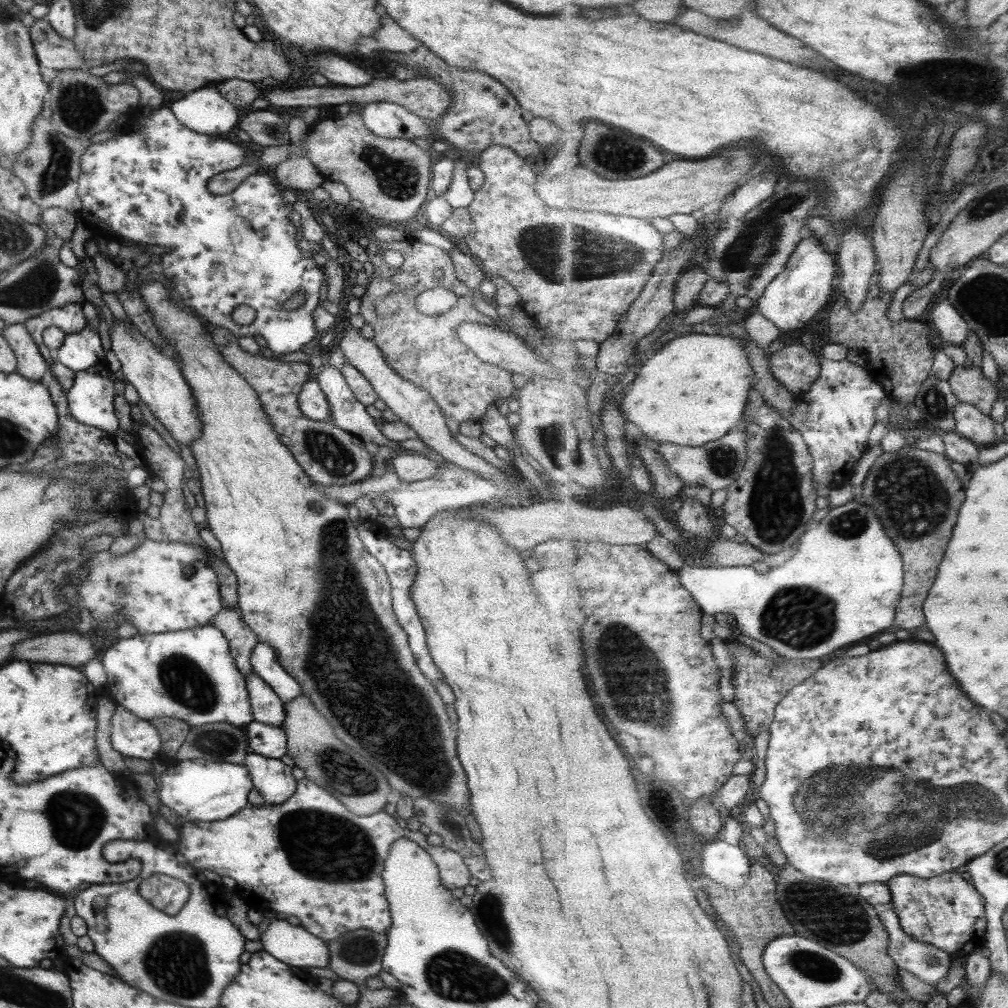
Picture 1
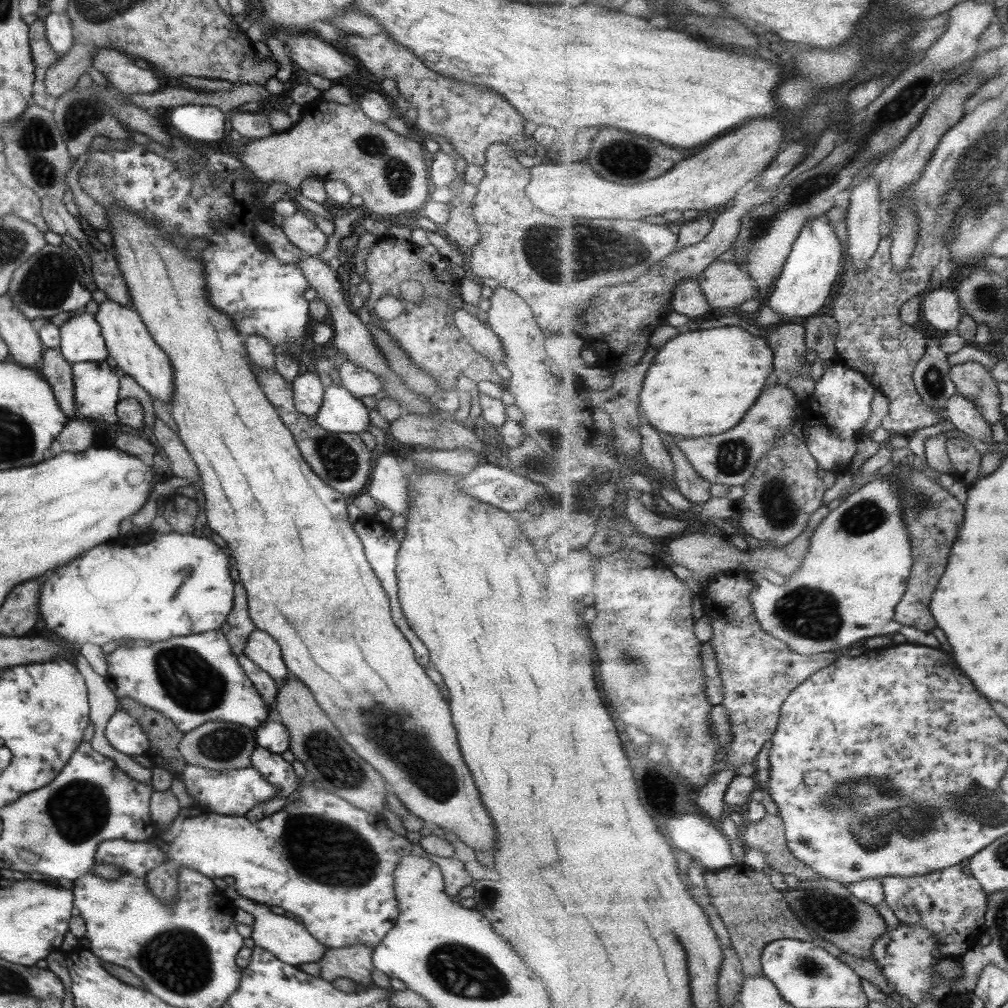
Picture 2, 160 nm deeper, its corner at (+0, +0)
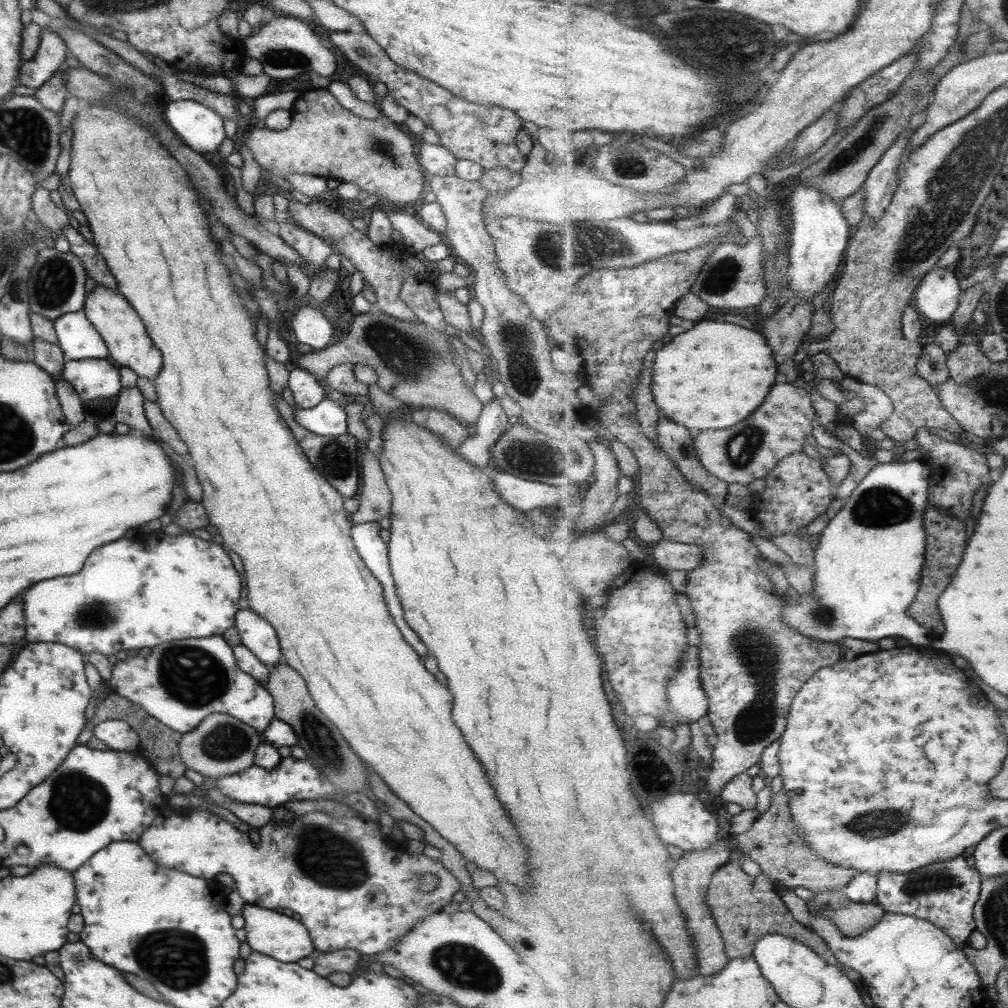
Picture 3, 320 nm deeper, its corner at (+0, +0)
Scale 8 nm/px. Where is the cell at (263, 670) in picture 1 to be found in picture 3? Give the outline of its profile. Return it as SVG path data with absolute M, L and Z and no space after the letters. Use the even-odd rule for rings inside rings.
M249 608L238 610L234 614L234 627L239 635L240 644L261 664L270 668L282 662L275 630L265 622L265 619Z

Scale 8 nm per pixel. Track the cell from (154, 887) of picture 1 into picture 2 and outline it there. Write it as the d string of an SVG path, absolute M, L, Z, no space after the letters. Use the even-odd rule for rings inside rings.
M311 781L303 782L299 785L299 790L298 797L287 806L257 822L249 822L242 816L223 816L201 806L193 805L180 809L173 822L162 829L155 828L147 840L162 852L165 860L146 874L146 885L150 893L163 904L168 905L167 900L171 900L173 904L179 867L196 870L210 879L231 876L235 880L234 887L239 896L259 905L279 906L285 912L295 914L304 929L327 949L343 948L352 944L362 944L374 949L399 915L393 871L400 858L412 854L436 864L442 874L444 893L449 897L457 895L463 886L472 881L462 862L453 856L439 857L427 853L418 843L410 843L405 837L393 833L385 825L380 812L369 814L335 794L323 789L315 790Z

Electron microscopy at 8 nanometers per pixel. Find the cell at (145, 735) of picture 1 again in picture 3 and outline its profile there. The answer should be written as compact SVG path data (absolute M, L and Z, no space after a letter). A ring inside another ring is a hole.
M105 719L92 728L93 738L101 740L107 748L114 751L137 751L138 736L122 720Z

